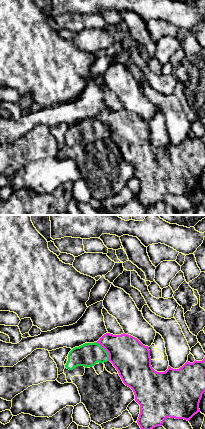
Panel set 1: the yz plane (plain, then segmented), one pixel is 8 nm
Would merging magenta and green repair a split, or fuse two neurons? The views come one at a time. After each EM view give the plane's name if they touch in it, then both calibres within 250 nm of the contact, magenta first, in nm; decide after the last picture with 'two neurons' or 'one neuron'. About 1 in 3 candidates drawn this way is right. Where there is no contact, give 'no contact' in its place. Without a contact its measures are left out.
meets magenta in yz; 300 nm thick on the magenta side, 190 nm on the other

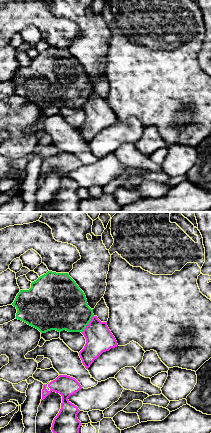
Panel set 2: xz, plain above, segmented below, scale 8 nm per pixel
meets magenta in xz; 220 nm thick on the magenta side, 380 nm on the other

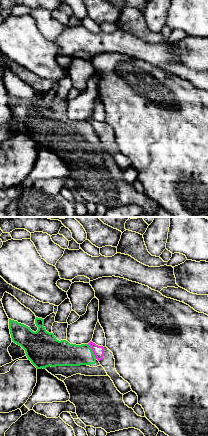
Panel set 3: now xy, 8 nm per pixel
meets magenta in xy; 90 nm thick on the magenta side, 200 nm on the other

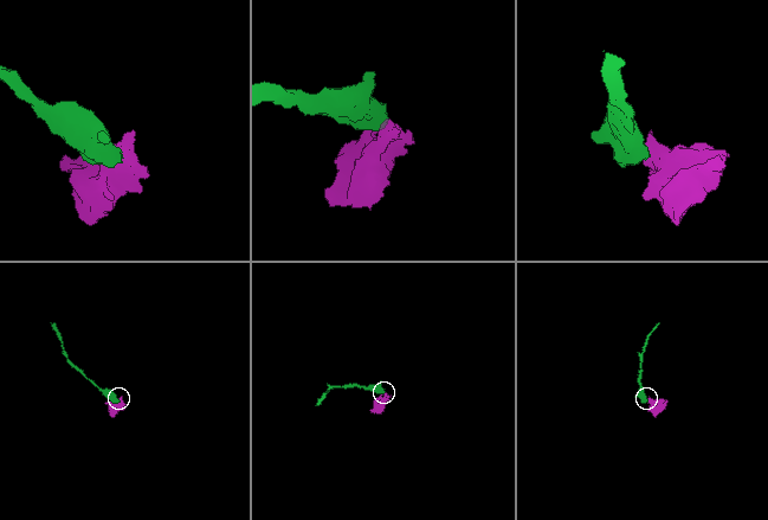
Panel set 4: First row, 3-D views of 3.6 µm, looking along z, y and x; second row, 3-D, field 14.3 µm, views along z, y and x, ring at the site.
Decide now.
two neurons

